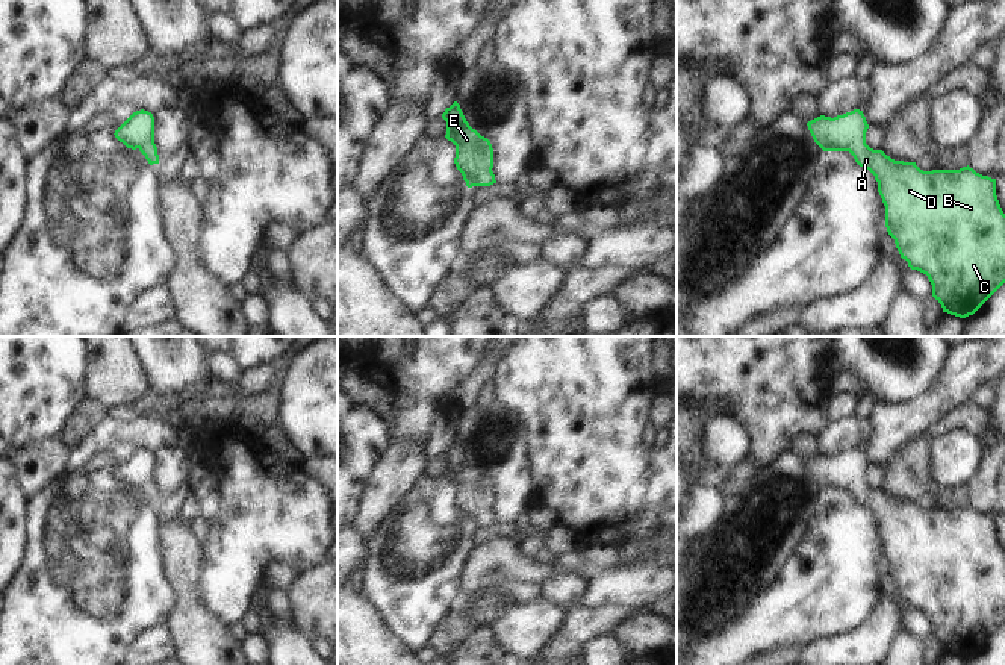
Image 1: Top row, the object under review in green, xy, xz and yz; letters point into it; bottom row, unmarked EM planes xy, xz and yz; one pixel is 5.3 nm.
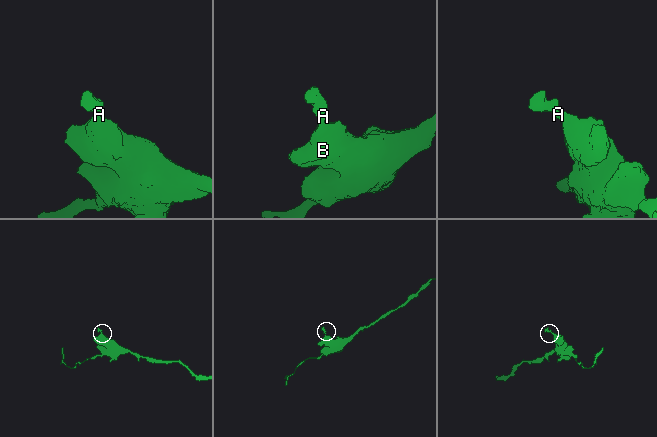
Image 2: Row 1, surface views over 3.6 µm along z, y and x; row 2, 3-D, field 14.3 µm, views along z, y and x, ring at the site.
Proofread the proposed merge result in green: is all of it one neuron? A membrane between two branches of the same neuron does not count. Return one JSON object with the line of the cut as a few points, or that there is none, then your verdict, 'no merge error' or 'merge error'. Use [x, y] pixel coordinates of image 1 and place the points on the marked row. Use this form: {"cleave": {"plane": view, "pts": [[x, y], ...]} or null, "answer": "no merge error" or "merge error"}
{"cleave": null, "answer": "no merge error"}

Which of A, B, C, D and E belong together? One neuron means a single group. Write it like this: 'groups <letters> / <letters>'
groups A B C D E

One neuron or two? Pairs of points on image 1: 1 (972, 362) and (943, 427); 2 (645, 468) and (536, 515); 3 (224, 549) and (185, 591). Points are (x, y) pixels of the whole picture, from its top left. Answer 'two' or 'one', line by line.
1: two
2: two
3: two

